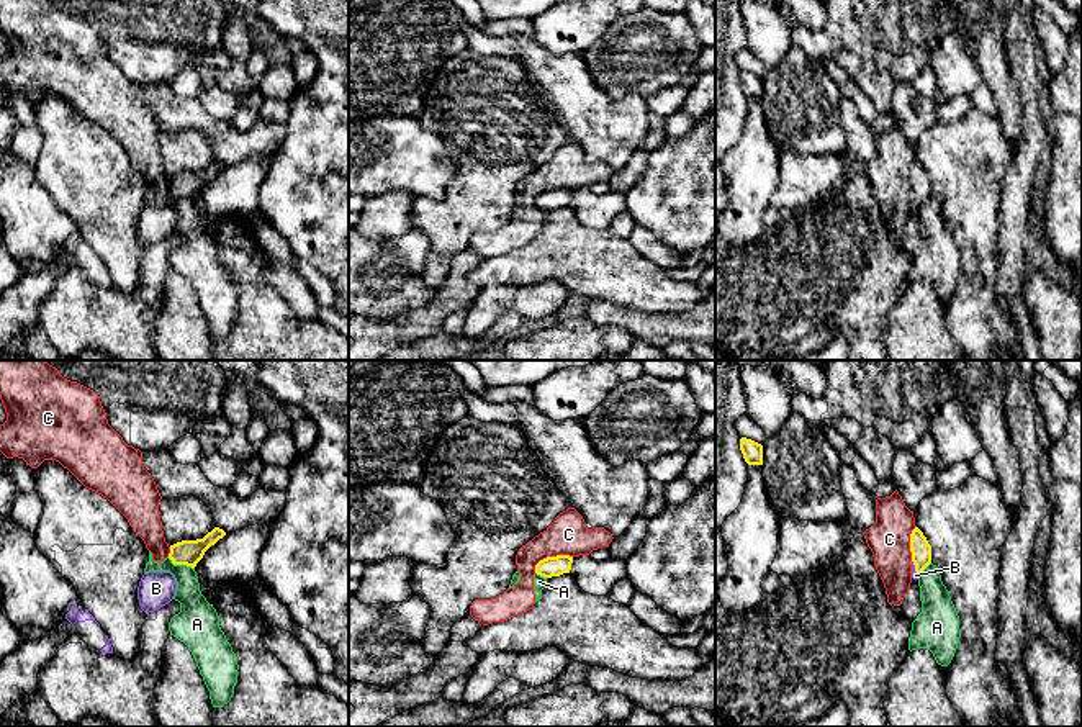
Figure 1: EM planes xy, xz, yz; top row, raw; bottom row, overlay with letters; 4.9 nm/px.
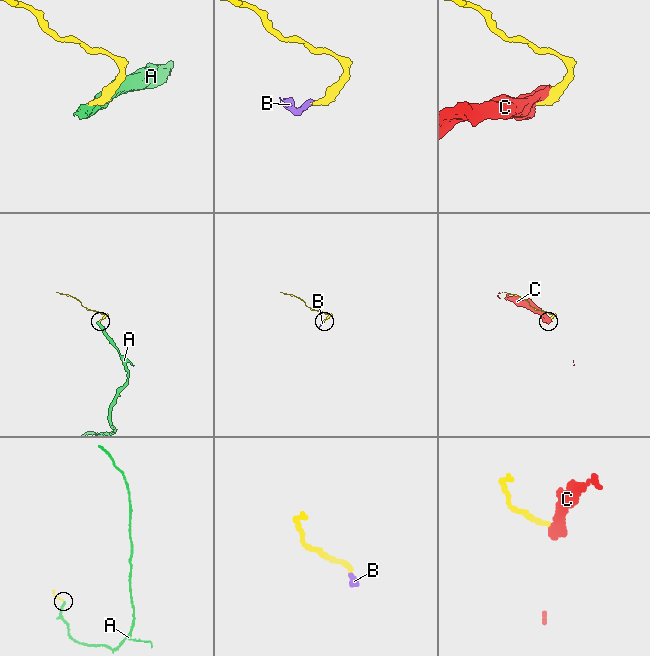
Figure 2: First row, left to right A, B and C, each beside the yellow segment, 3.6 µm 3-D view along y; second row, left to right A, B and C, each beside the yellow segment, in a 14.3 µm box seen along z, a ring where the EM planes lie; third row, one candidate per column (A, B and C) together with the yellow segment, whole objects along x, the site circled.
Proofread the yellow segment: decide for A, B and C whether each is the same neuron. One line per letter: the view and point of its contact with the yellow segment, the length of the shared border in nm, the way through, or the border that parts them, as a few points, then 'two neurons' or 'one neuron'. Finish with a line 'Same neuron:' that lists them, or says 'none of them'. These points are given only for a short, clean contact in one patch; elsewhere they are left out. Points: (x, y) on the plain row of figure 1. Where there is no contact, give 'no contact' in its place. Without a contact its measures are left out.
A: meets yellow in xy at (180, 197); contact 150 nm long; border along xy (167, 190), (174, 197), (185, 197), (193, 202); two neurons
B: meets yellow in yz at (915, 202); contact 70 nm long; runs through yz (920, 182), (915, 202), (915, 208); one neuron
C: meets yellow in xz at (550, 190); contact 200 nm long; border along xz (572, 189), (547, 189), (536, 198), (534, 205); two neurons
Same neuron: B

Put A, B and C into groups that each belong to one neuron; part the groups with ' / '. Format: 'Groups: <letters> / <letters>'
Groups: A C / B

